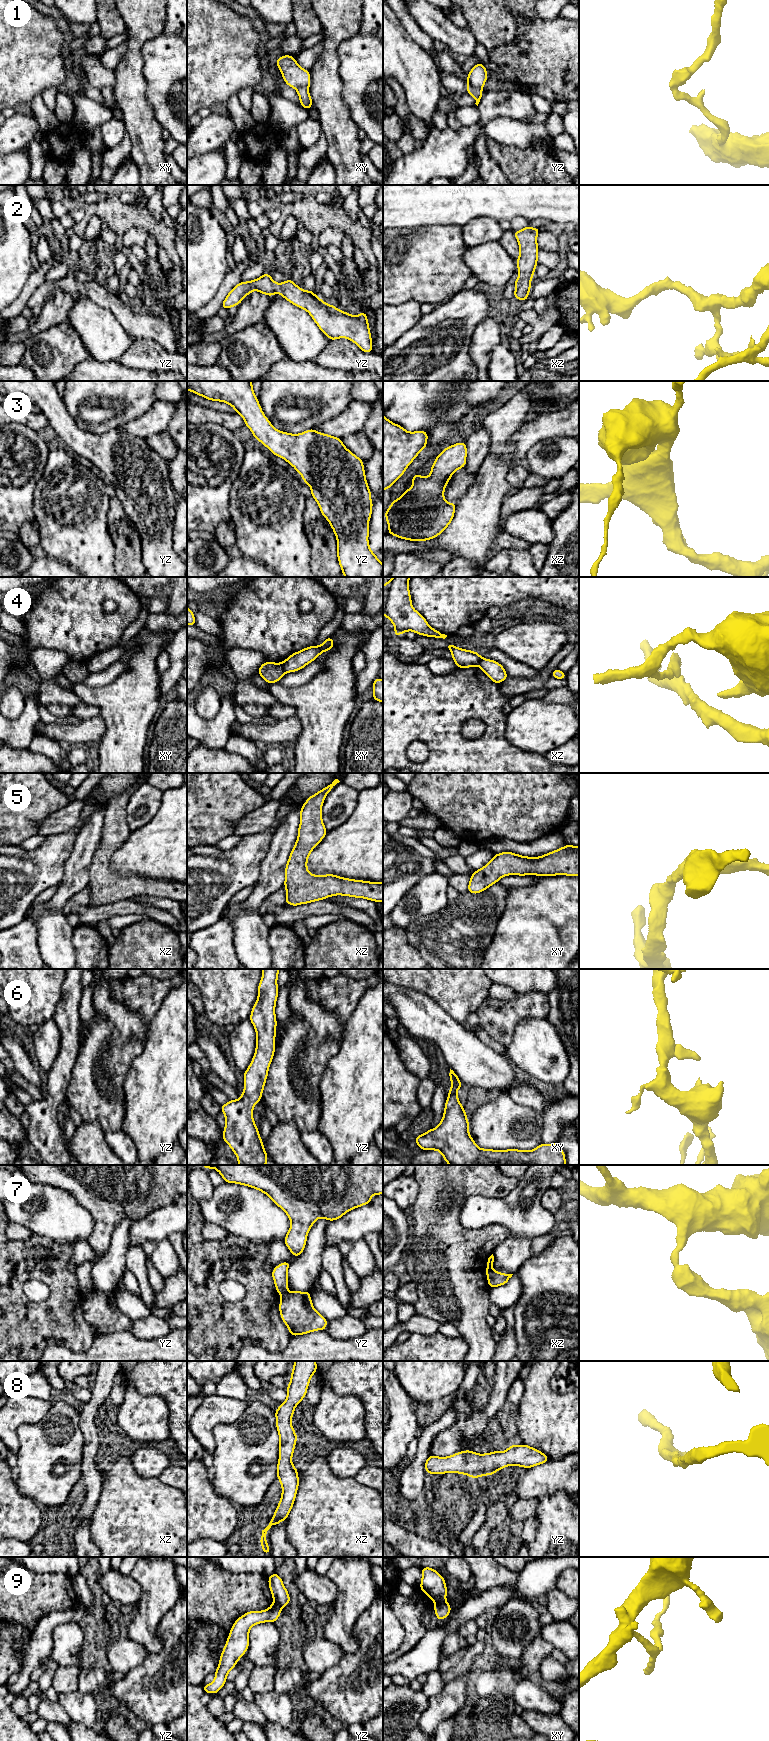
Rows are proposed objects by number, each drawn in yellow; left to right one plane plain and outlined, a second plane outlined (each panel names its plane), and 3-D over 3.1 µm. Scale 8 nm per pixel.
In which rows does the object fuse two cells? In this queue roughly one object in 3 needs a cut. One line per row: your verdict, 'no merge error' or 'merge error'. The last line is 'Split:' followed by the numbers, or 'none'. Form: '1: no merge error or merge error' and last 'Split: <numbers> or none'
1: merge error
2: no merge error
3: no merge error
4: merge error
5: no merge error
6: no merge error
7: merge error
8: no merge error
9: merge error
Split: 1, 4, 7, 9

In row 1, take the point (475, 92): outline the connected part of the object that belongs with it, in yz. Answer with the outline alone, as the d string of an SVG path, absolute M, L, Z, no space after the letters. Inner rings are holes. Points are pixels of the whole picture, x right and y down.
M468 85L467 89L466 89L466 92L471 94L474 98L475 98L475 101L476 101L476 105L478 106L481 98L482 98L482 89L480 88L473 88L471 86Z

